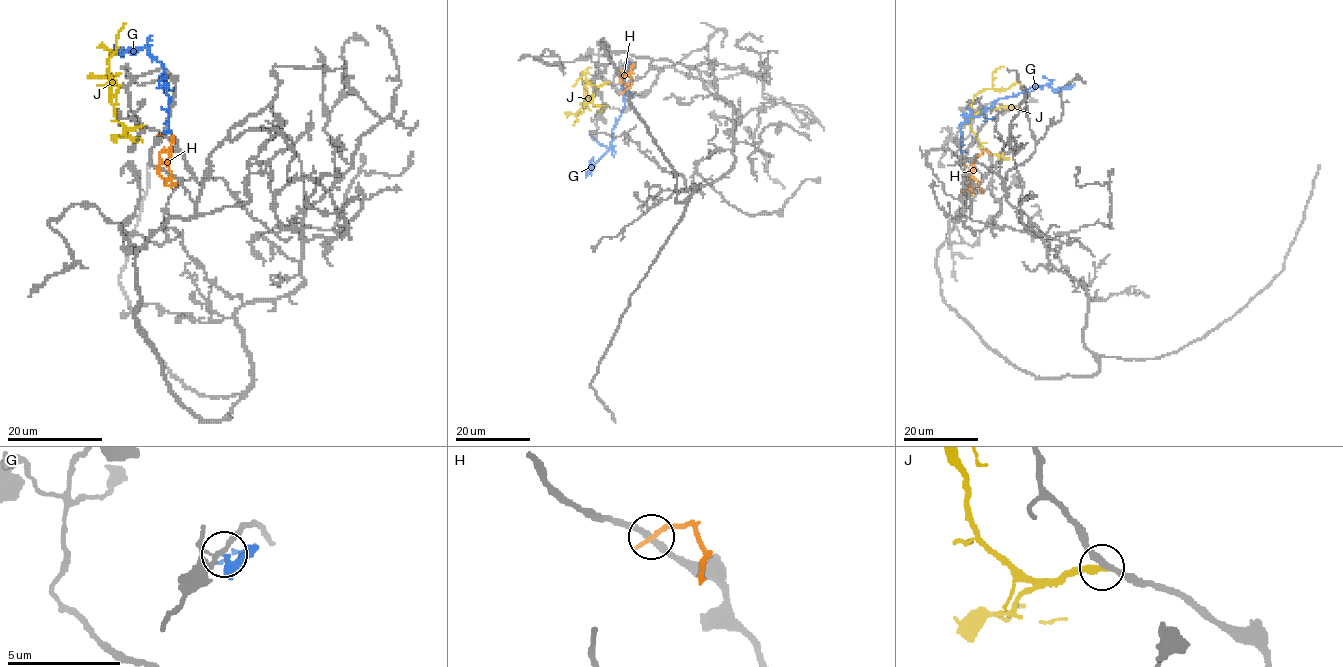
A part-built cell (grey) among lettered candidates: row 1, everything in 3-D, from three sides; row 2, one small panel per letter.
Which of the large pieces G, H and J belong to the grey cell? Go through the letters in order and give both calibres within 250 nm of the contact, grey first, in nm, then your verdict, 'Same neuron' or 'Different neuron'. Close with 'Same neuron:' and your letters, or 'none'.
G: Thickness 200 nm (grey) against 420 nm. Different neuron
H: Thickness 260 nm (grey) against 240 nm. Different neuron
J: Thickness 260 nm (grey) against 280 nm. Different neuron
Same neuron: none

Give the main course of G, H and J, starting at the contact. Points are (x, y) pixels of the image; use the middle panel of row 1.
G: (624, 64), (629, 63), (625, 72), (624, 107), (612, 130), (611, 145), (585, 177)
H: (623, 91), (632, 79), (628, 73), (627, 75), (634, 73)
J: (608, 82), (595, 86), (588, 82), (583, 73), (581, 81), (586, 88), (587, 104), (573, 126)

